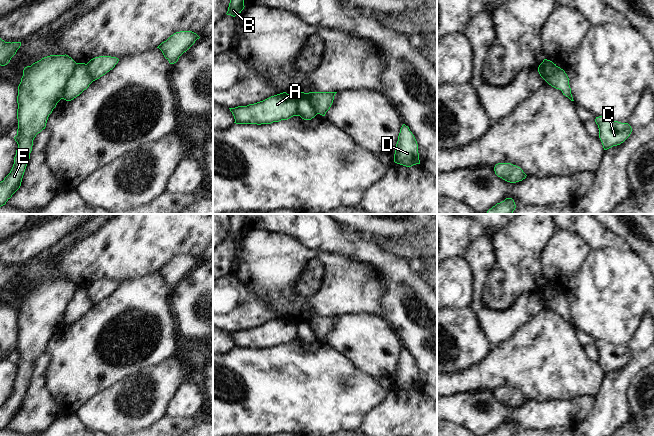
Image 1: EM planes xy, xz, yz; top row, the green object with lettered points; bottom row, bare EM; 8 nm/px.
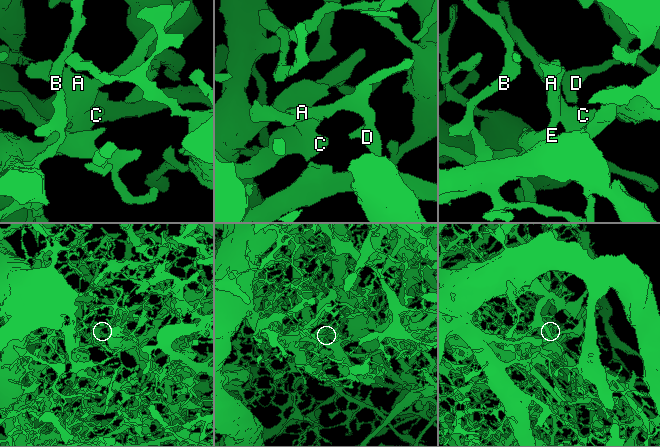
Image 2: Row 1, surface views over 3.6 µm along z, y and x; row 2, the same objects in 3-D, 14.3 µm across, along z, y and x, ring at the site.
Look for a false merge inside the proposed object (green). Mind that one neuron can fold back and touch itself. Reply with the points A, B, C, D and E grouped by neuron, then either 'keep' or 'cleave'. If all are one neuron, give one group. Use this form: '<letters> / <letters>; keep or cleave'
A B D E / C; cleave

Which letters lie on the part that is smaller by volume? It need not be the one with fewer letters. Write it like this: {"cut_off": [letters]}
{"cut_off": ["C"]}

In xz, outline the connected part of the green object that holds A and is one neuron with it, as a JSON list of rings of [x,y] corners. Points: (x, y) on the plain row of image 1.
[[[283,316],[254,328],[229,333],[236,348],[271,348],[297,340],[297,325],[296,319]]]

